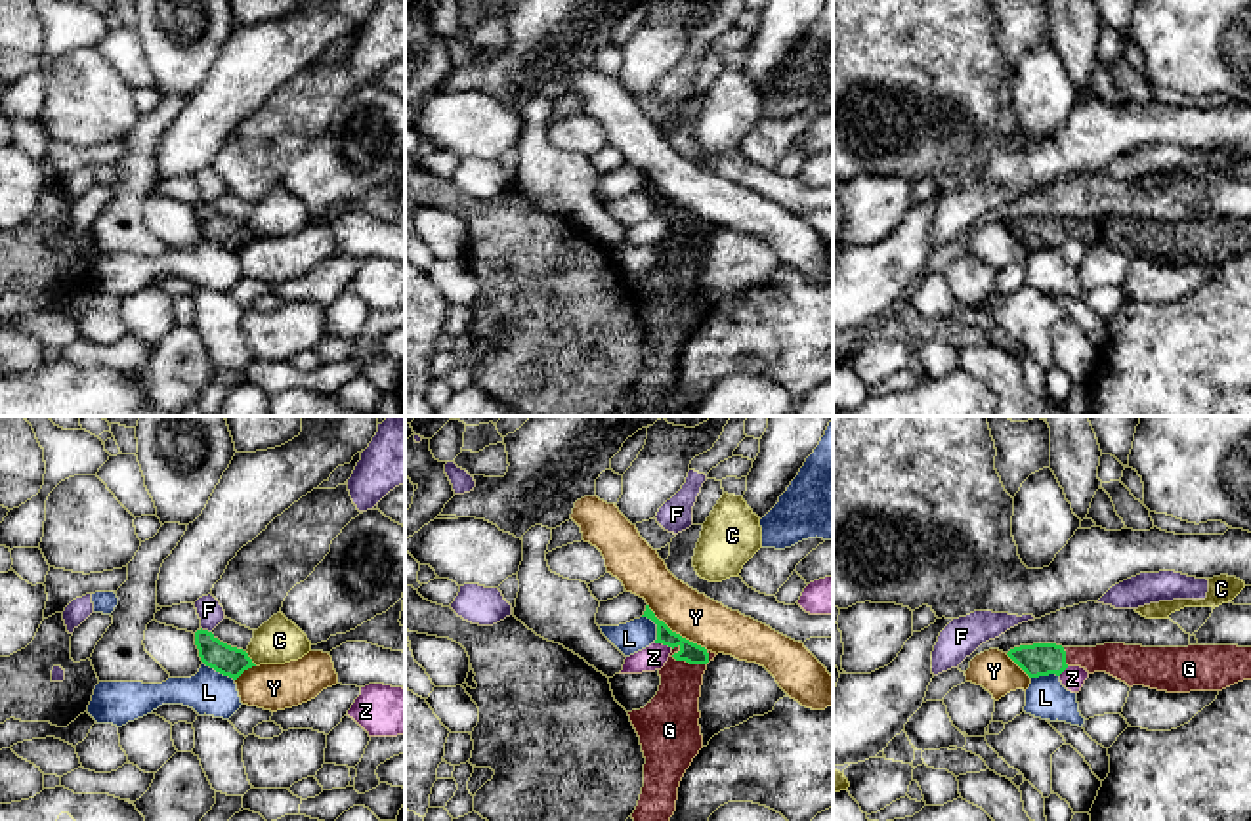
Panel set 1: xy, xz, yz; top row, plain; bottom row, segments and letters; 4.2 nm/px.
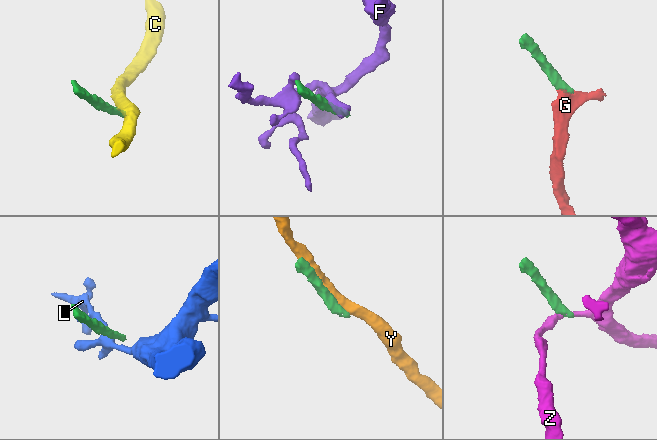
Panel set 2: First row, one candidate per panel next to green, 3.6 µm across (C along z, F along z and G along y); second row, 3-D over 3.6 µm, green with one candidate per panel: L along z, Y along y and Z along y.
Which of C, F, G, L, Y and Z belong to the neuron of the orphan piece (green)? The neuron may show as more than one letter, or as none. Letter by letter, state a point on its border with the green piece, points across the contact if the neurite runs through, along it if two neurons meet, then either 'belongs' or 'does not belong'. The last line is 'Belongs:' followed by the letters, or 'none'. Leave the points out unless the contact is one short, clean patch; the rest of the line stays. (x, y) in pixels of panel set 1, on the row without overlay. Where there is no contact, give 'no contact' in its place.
C: xy (251, 231) | along xy (245, 224), (256, 237) | does not belong
F: xy (207, 203) | does not belong
G: xz (692, 235) | across xz (690, 224), (692, 235), (682, 245), (671, 291) | belongs
L: xz (657, 199) | along xz (642, 188), (656, 197), (656, 214) | does not belong
Y: xz (675, 205) | does not belong
Z: xz (665, 216) | along xz (656, 214), (673, 220) | does not belong
Belongs: G

